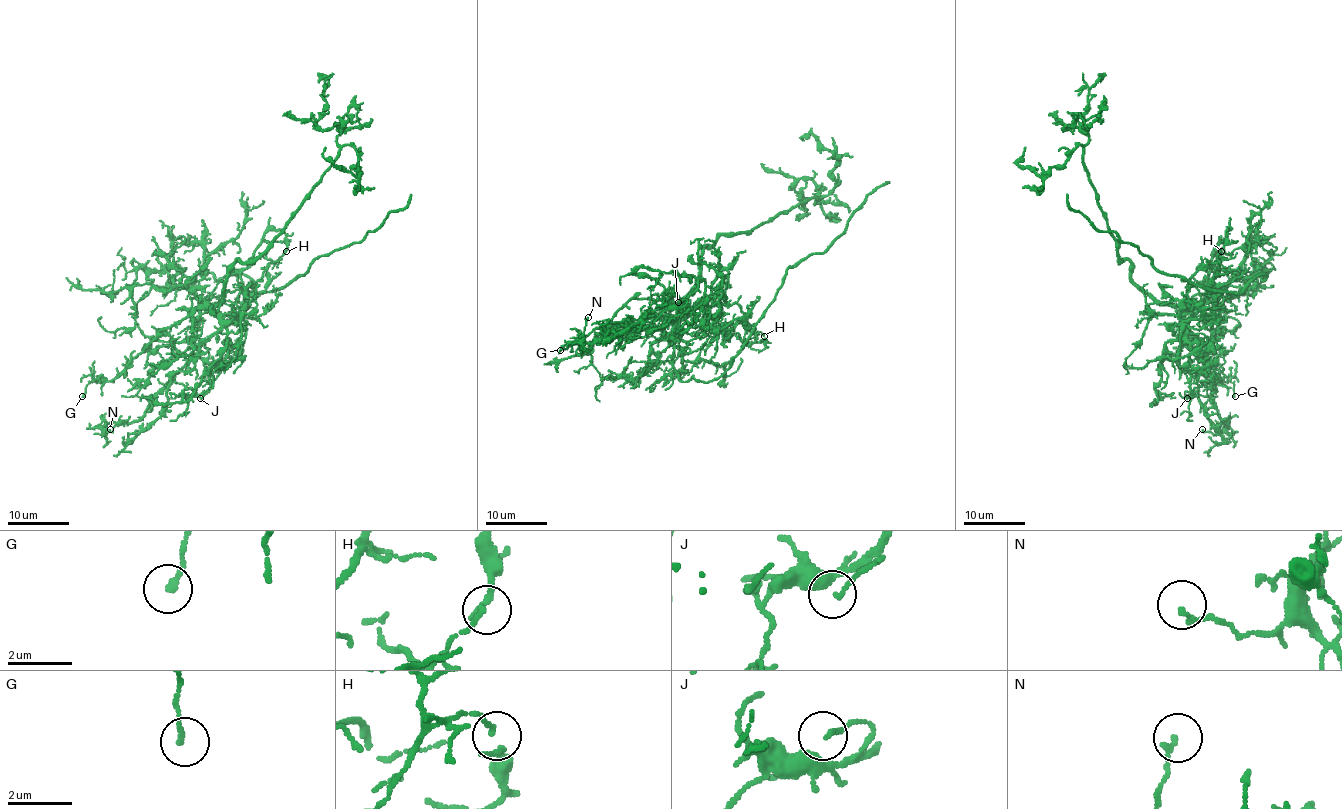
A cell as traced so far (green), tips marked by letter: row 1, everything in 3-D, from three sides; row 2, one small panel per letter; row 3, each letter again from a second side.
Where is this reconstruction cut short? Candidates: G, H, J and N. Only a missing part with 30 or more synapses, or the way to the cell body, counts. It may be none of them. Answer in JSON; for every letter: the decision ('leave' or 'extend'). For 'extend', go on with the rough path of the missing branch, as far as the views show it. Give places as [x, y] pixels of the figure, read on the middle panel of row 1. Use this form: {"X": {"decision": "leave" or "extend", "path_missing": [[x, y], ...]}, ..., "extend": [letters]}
{"G": {"decision": "leave"}, "H": {"decision": "leave"}, "J": {"decision": "leave"}, "N": {"decision": "leave"}, "extend": []}

